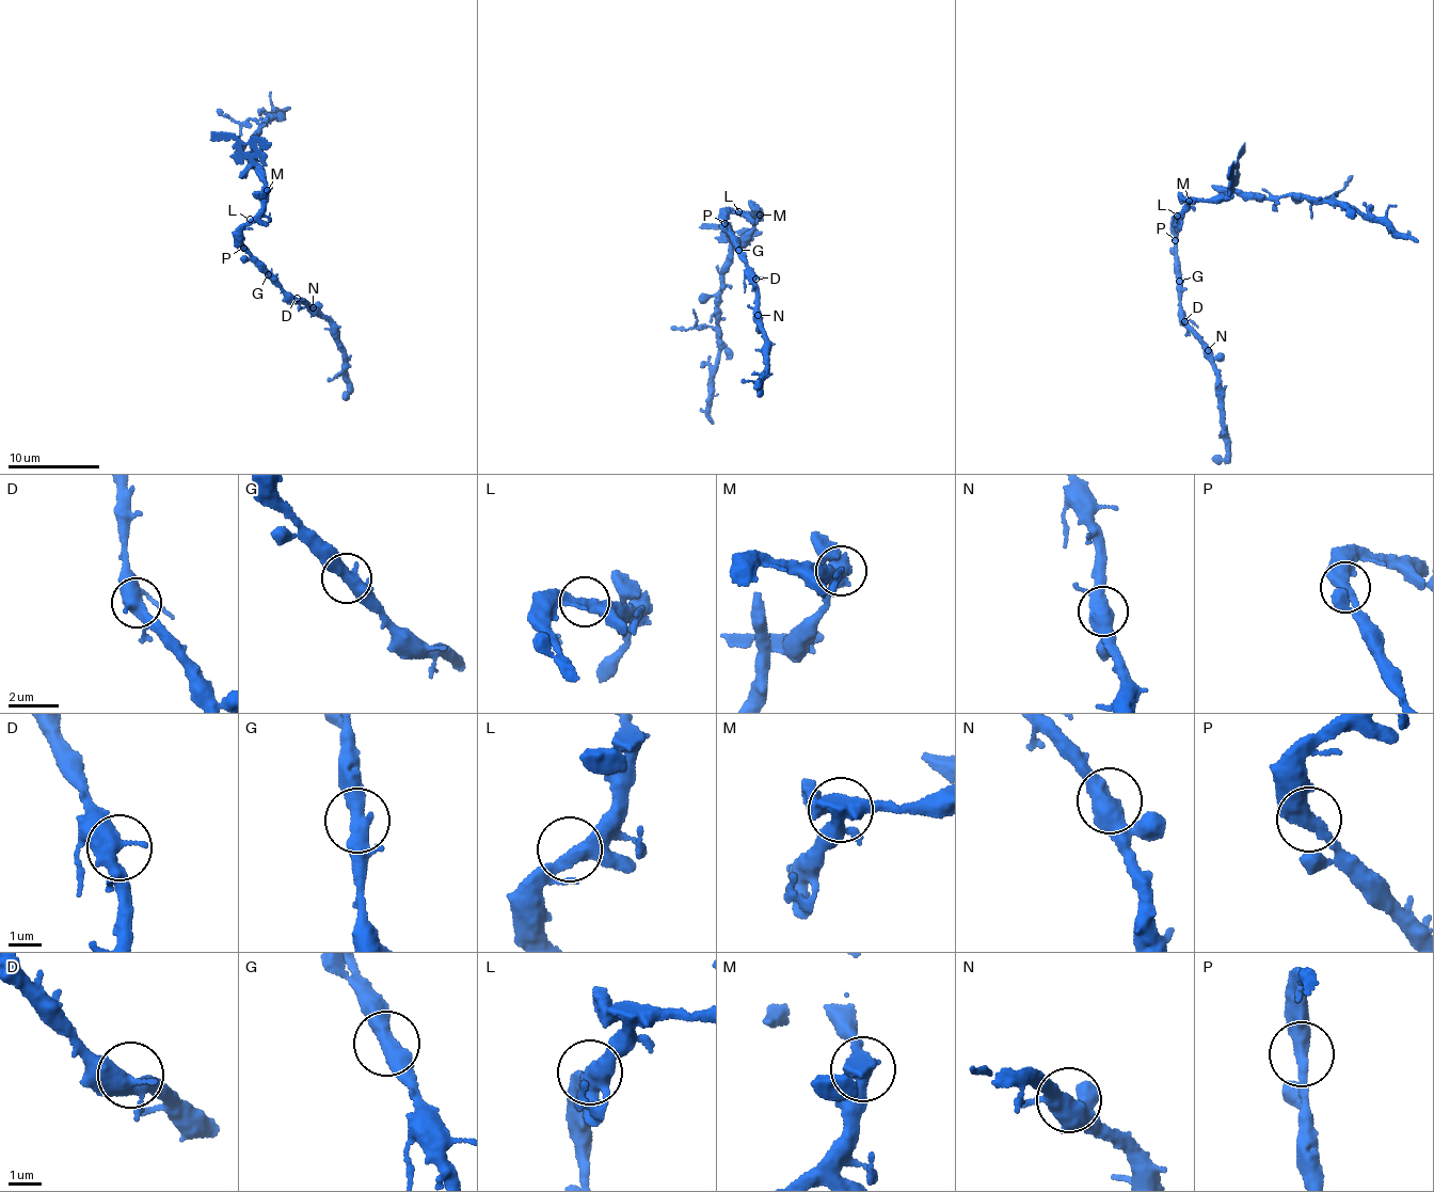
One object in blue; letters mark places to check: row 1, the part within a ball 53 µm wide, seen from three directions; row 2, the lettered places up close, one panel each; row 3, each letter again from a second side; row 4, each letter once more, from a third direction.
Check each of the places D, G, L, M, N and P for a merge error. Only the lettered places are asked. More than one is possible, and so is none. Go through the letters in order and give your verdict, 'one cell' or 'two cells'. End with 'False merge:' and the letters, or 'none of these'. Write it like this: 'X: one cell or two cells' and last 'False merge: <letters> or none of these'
D: one cell
G: one cell
L: one cell
M: two cells
N: one cell
P: one cell
False merge: M

